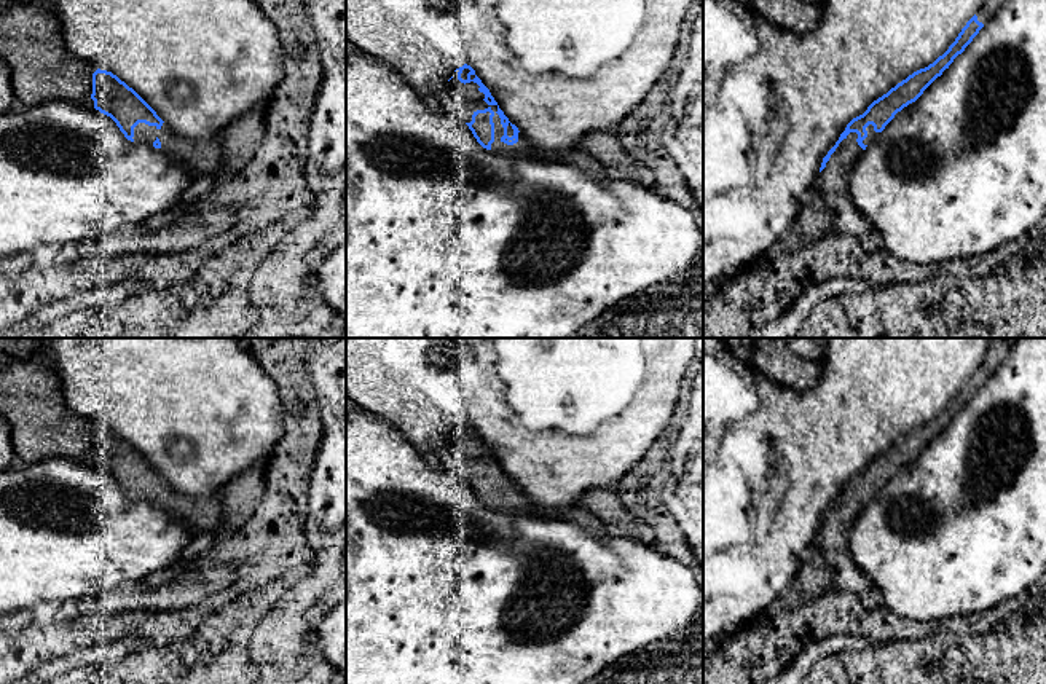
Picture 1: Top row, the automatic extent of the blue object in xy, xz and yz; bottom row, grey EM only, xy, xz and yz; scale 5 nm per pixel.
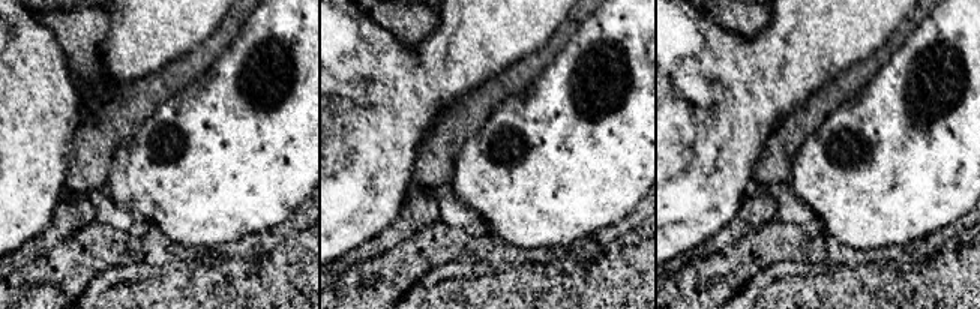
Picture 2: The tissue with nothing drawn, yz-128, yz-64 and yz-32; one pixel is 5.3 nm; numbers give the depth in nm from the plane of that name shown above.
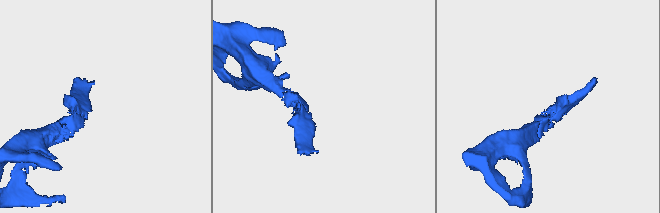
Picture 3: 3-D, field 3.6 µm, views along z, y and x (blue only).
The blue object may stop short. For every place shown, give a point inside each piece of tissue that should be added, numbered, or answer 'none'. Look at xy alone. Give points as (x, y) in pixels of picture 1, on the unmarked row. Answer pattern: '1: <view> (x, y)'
1: xy (200, 515)

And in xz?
1: xz (456, 456)

